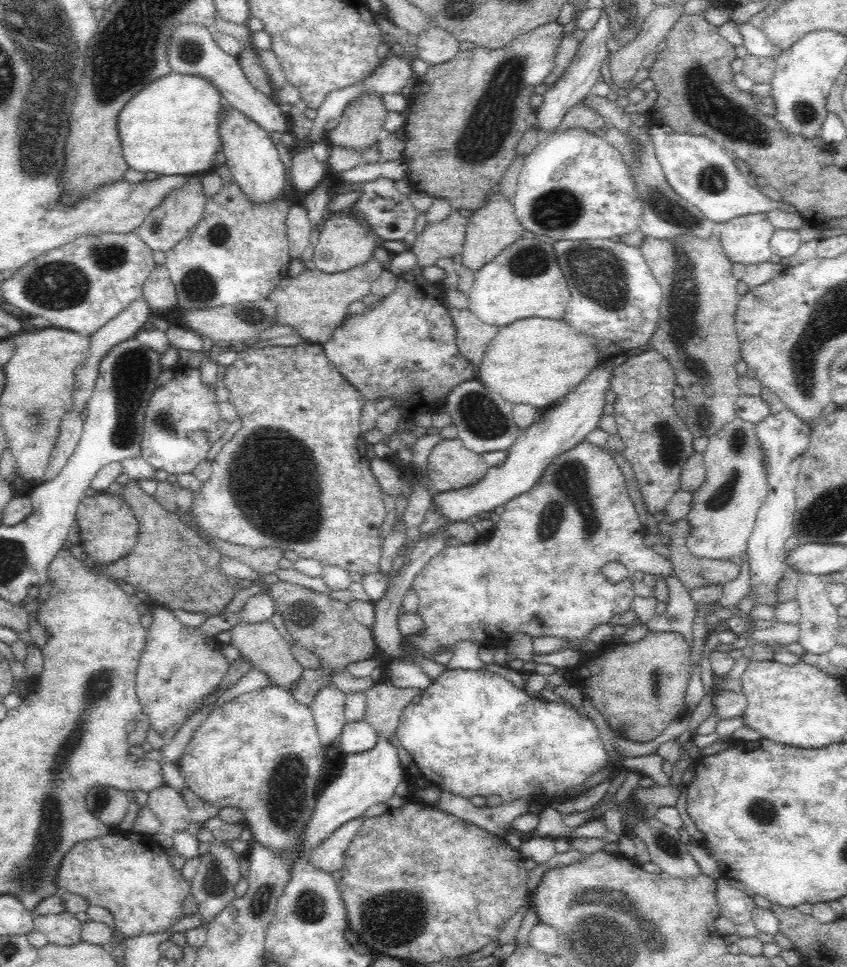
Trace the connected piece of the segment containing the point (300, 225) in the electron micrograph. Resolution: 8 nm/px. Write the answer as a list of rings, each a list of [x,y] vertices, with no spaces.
[[[292,205],[286,214],[286,232],[290,243],[290,258],[300,259],[300,255],[308,246],[310,238],[310,221],[304,205]]]

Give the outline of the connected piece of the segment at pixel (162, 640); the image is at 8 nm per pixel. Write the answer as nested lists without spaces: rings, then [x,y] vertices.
[[[149,604],[148,612],[153,622],[147,632],[144,651],[140,654],[135,678],[136,694],[142,705],[141,715],[148,716],[151,728],[162,734],[186,724],[194,714],[193,708],[218,686],[230,664],[214,636],[204,635],[200,628],[180,625],[172,611],[164,606]]]

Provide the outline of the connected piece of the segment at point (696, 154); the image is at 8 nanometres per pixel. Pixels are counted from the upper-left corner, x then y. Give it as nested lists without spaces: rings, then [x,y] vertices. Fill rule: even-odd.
[[[651,123],[646,125],[646,129],[653,138],[656,159],[662,165],[670,188],[718,225],[746,214],[764,214],[767,210],[778,209],[784,204],[770,199],[748,184],[746,177],[736,167],[734,159],[706,136],[675,131],[668,133],[664,127]]]

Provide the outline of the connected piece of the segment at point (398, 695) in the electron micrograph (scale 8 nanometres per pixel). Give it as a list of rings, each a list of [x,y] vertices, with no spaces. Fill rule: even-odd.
[[[376,683],[364,693],[366,693],[366,712],[363,720],[375,729],[378,736],[394,745],[399,754],[399,761],[404,768],[408,767],[413,763],[413,759],[408,750],[400,745],[396,730],[402,710],[408,704],[412,704],[412,698],[422,694],[422,690],[400,688],[390,683]]]

